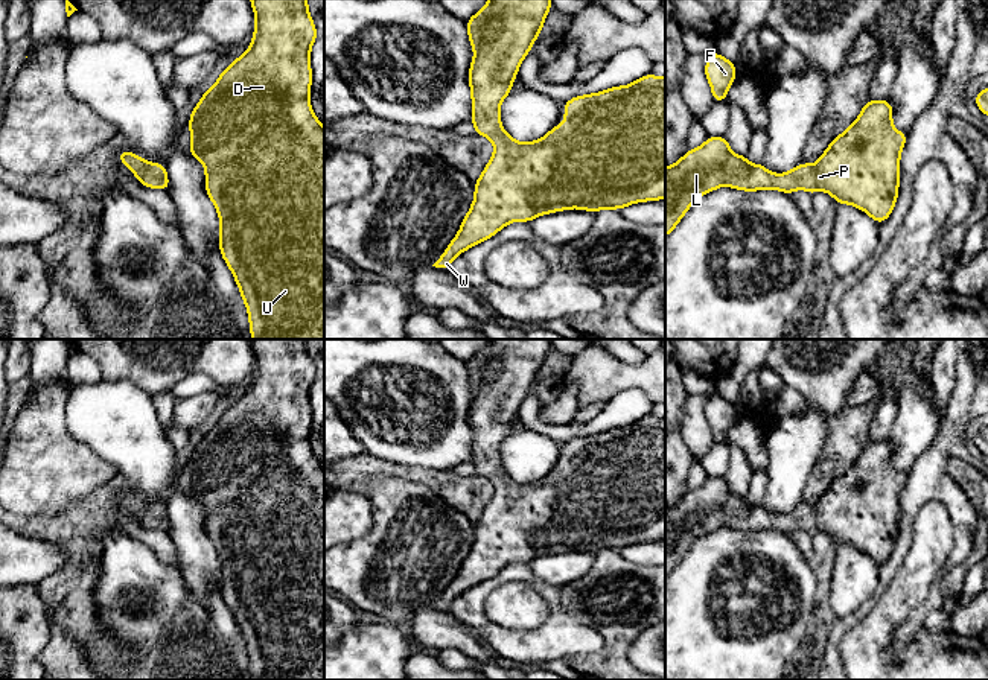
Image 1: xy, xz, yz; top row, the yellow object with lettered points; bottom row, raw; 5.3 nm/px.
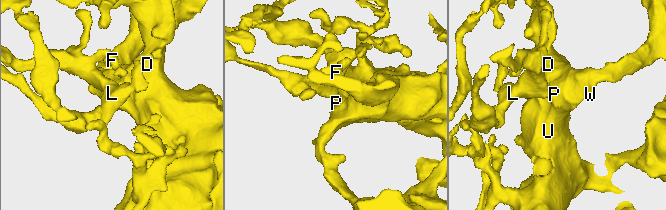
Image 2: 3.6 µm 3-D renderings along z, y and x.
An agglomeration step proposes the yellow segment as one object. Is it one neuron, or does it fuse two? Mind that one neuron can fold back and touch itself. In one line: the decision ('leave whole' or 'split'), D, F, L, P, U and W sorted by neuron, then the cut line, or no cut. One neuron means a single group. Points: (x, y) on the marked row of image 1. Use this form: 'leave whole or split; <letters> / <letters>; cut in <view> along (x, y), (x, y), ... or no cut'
leave whole; D F L P U W; no cut

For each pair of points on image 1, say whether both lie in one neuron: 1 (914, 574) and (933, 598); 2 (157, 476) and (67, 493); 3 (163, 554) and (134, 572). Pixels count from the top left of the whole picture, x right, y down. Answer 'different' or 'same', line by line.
1: different
2: different
3: different

